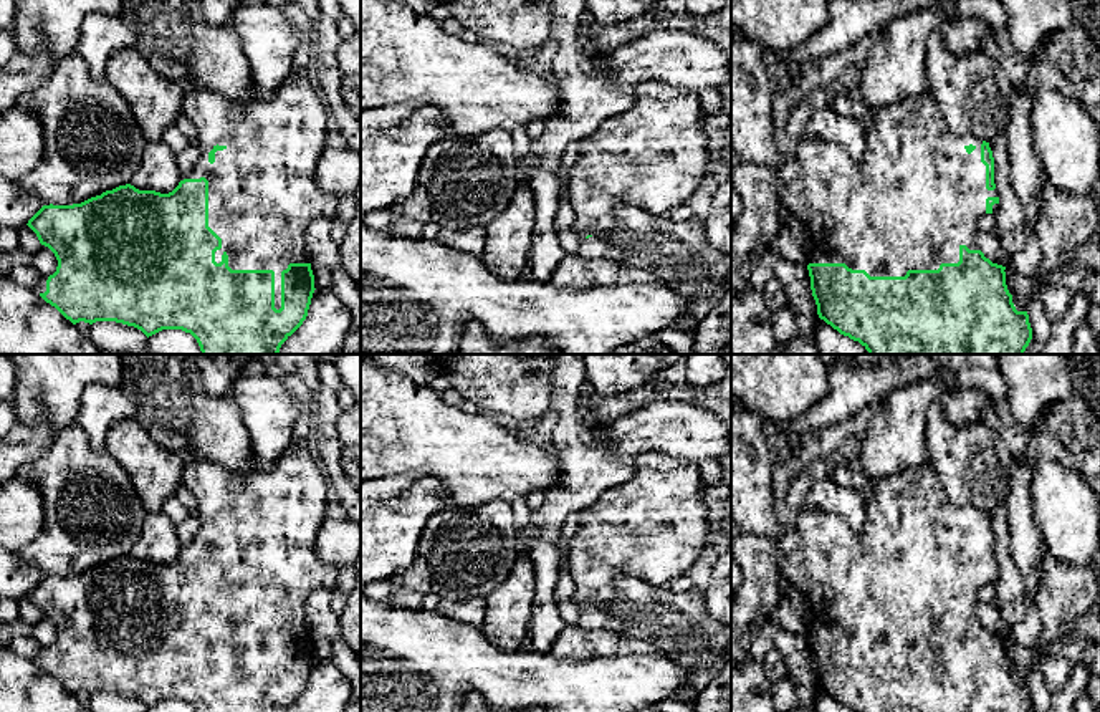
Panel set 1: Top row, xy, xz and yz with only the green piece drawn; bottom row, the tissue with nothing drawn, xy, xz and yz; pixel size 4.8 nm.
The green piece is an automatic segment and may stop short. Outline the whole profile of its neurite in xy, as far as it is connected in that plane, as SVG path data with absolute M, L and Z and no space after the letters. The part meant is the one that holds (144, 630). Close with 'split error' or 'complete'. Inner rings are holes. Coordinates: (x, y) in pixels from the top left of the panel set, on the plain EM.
M309 442L291 444L271 469L255 469L246 475L237 475L228 469L207 460L185 464L182 483L195 497L198 533L190 545L180 546L179 556L169 563L139 561L131 555L106 561L73 576L43 576L30 591L28 598L36 604L41 616L48 618L56 631L56 642L33 657L33 661L51 677L55 677L73 695L116 692L141 700L147 709L162 700L182 700L197 712L286 712L306 690L314 664L314 646L304 621L304 603L313 591L328 588L336 589L337 570L323 565L314 553L314 540L326 520L328 480L311 454Z | split error

